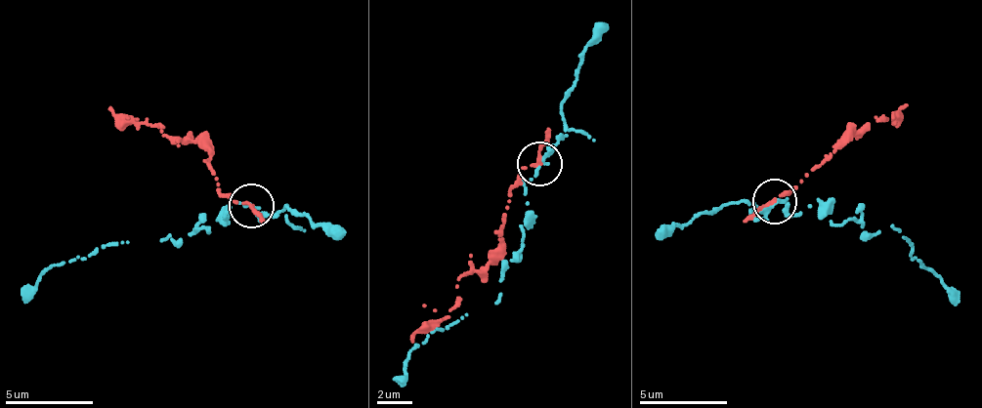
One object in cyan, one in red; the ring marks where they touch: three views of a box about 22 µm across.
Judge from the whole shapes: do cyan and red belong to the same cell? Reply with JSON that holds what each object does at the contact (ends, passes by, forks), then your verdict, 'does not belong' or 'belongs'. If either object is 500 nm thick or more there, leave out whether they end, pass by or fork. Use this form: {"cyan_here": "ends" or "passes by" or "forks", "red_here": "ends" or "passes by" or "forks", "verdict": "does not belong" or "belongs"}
{"cyan_here": "forks", "red_here": "passes by", "verdict": "does not belong"}

